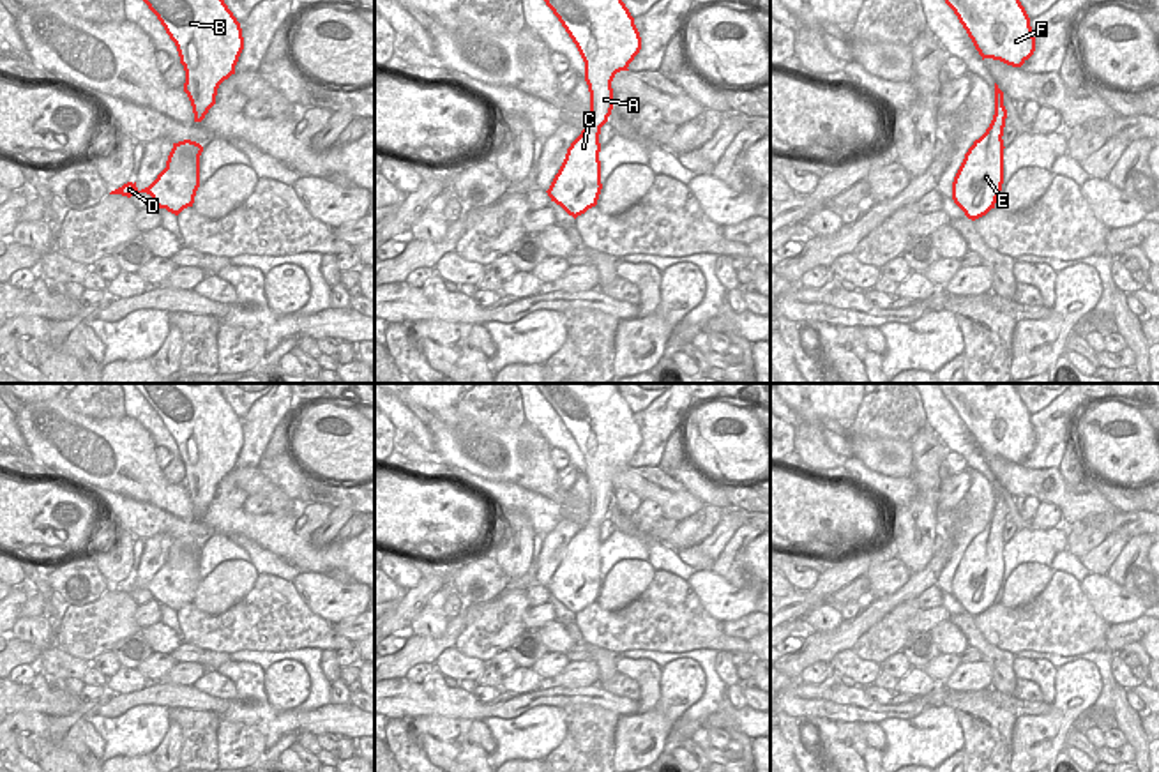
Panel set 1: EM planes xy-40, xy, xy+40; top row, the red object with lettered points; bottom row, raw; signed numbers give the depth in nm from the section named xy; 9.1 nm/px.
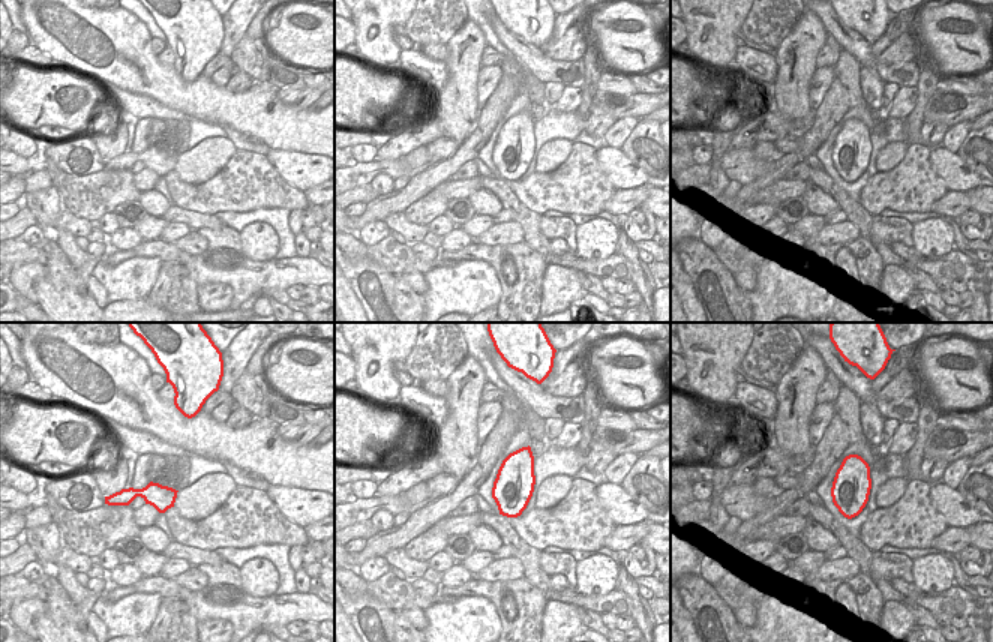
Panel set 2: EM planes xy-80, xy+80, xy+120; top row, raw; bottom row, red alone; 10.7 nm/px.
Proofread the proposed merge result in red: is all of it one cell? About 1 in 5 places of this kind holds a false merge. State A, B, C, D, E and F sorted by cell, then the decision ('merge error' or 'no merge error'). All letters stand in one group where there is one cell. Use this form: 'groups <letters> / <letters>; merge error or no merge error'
groups A B C D E F; no merge error

